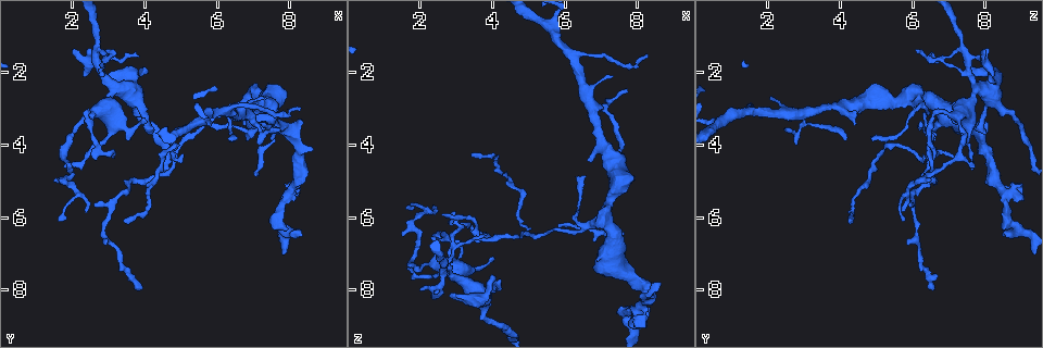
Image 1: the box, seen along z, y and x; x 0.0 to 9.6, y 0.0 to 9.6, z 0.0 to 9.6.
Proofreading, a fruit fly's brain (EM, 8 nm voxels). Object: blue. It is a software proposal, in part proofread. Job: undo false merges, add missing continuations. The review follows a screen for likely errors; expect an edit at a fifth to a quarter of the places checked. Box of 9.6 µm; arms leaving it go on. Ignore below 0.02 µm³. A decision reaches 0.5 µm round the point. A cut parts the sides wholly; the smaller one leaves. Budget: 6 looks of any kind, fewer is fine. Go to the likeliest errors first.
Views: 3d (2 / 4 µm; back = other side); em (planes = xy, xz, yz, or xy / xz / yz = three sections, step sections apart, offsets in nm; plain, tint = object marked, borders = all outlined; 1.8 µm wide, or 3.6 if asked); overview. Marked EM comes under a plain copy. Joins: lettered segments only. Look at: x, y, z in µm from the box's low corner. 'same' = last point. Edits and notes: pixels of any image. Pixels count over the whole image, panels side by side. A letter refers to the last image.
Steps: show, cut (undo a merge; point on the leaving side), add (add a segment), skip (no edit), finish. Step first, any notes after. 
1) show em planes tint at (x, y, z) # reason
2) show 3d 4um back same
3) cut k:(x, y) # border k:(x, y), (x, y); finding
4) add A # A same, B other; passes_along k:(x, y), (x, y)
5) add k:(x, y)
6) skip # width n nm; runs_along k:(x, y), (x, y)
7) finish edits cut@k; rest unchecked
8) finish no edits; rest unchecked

show em xz step 8 borders at (3.85, 8.05, 6.50) # an open end

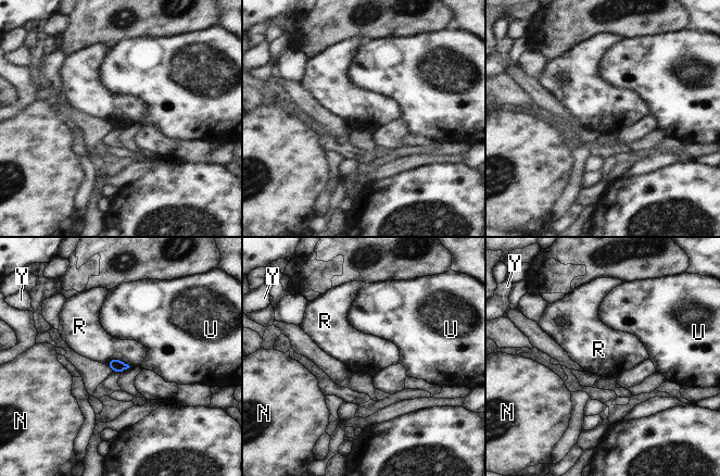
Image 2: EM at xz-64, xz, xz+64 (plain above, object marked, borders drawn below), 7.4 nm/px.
show em planes borders same # cut it another way

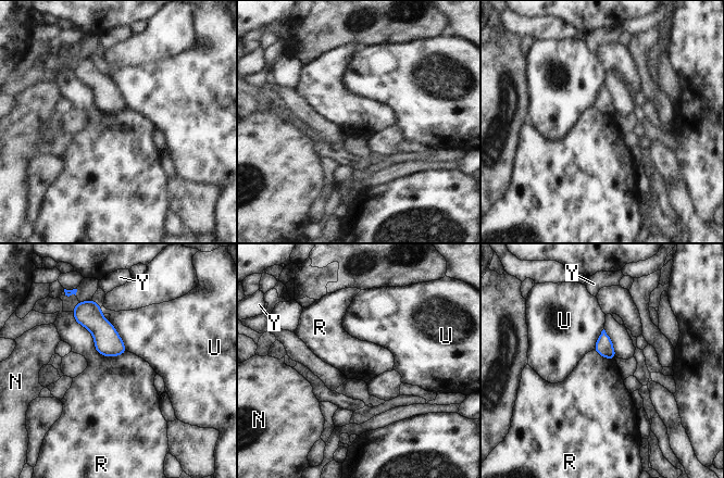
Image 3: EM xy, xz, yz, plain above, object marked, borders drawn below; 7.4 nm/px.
skip # width 130 nm; N other, R other, U other, Y other; no lettered segment goes on from it

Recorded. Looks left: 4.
show em planes tint at (2.60, 1.60, 7.50) # sharp bend

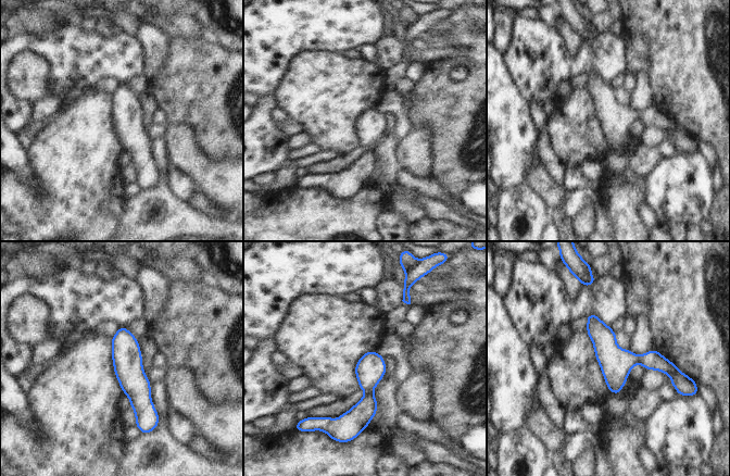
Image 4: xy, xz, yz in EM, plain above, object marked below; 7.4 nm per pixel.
show em planes borders same # what lies round it

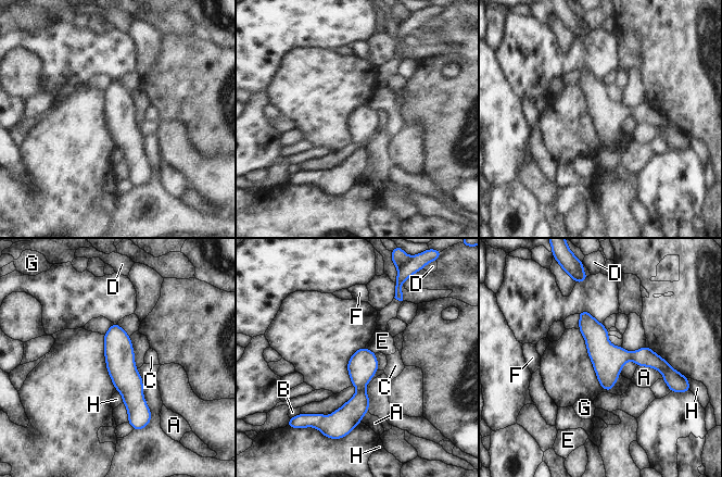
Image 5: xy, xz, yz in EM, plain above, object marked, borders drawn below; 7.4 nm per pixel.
skip # width 220 nm; A other, B other, C other, D other, E other, F other, G other, H other; runs_along 5:(115, 325), (137, 421); all the same neuron

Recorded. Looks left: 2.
finish no edits; rest unchecked

